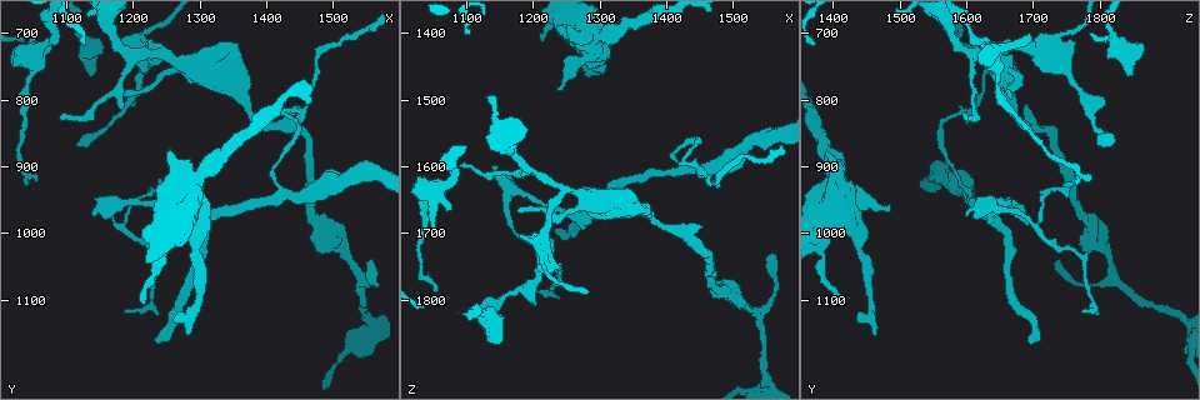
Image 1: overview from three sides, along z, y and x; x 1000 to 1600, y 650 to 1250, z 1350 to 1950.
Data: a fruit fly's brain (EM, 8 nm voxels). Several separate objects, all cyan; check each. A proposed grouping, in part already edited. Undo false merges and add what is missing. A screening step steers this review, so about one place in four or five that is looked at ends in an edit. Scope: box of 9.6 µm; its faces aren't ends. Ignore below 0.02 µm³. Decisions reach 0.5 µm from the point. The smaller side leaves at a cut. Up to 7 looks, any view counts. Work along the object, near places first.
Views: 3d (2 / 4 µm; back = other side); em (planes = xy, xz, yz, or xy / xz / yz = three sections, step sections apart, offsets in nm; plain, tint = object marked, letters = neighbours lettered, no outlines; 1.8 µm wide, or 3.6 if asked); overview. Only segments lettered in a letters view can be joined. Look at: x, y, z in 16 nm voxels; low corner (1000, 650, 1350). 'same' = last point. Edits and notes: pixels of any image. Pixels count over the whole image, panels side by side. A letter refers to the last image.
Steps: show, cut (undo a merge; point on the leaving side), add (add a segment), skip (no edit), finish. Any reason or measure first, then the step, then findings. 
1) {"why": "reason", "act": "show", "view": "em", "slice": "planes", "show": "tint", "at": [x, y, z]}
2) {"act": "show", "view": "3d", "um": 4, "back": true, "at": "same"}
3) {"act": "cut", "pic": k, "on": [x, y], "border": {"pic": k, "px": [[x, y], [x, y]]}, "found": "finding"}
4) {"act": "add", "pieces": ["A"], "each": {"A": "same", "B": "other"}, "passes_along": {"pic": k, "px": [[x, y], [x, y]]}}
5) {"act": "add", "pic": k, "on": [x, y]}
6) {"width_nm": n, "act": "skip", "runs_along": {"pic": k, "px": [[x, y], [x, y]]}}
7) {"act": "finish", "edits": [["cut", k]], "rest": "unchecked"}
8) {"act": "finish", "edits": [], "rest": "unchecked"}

{"why": "an open end", "act": "show", "view": "3d", "um": 4, "at": [1555, 1040, 1735]}

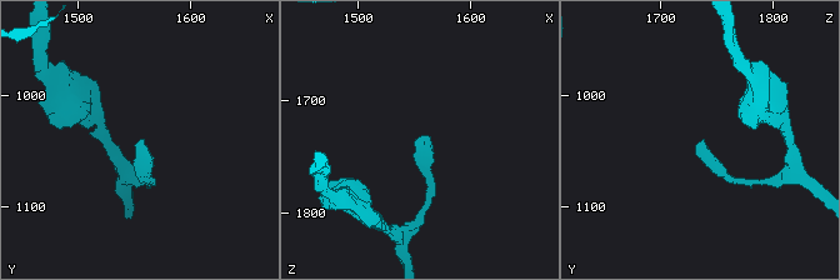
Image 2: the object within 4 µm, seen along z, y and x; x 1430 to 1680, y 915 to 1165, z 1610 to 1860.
{"act": "show", "view": "em", "slice": "planes", "show": "plain", "at": [1558, 1036, 1738]}

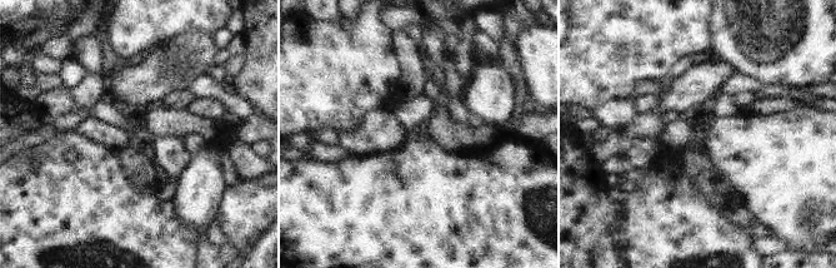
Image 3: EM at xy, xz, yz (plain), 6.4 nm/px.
{"why": "what lies round it", "act": "show", "view": "em", "slice": "planes", "show": "letters", "at": "same"}

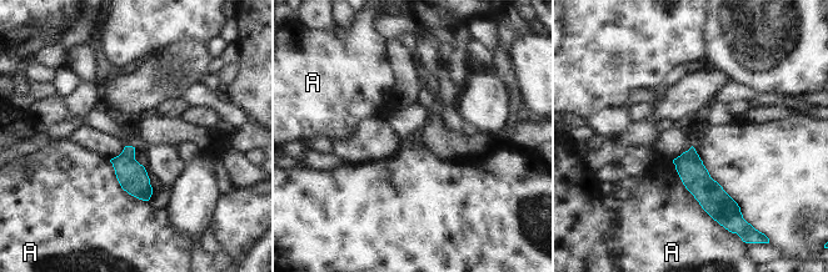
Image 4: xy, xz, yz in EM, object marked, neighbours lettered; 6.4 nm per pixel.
{"act": "skip", "each": {"A": "other"}, "border": {"pic": 4, "px": [[672, 162], [684, 187], [718, 222]]}, "found": "no lettered segment goes on from it"}

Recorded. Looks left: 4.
{"why": "free end", "act": "show", "view": "em", "slice": "xz", "step": 4, "show": "letters", "at": [1215, 1105, 1415]}

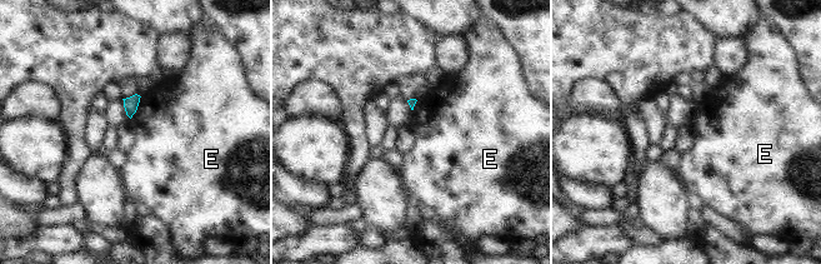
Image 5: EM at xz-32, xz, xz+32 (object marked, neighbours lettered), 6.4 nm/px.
{"act": "skip", "each": {"E": "other"}, "border": {"pic": 5, "px": [[141, 96], [136, 111], [130, 118]]}, "found": "none of them fits"}

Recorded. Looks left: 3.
{"why": "end of a long branch", "act": "show", "view": "3d", "um": 4, "at": [1230, 1165, 1700]}

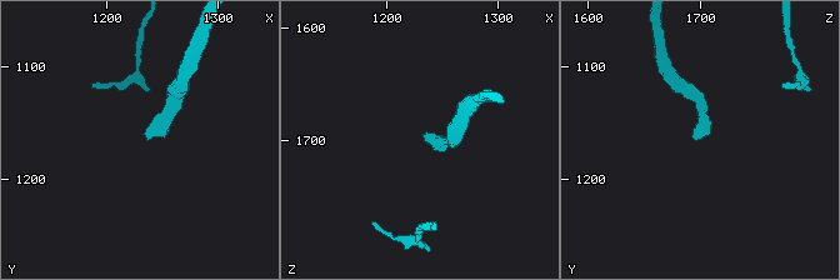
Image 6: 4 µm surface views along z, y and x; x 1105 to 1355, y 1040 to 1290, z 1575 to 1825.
{"why": "need the tissue", "act": "show", "view": "em", "slice": "xy", "step": 16, "show": "letters", "at": [1234, 1162, 1696]}

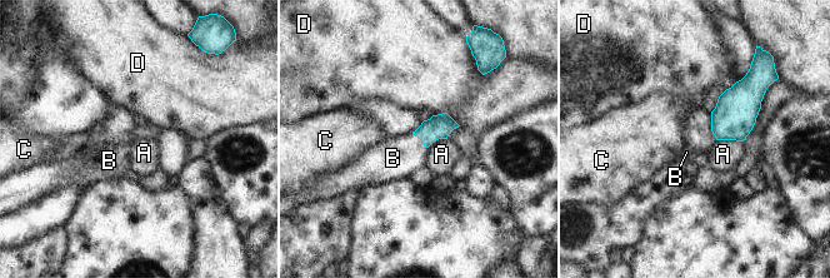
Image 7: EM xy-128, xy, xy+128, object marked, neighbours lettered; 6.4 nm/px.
{"why": "another direction", "act": "show", "view": "em", "slice": "planes", "show": "letters", "at": "same"}

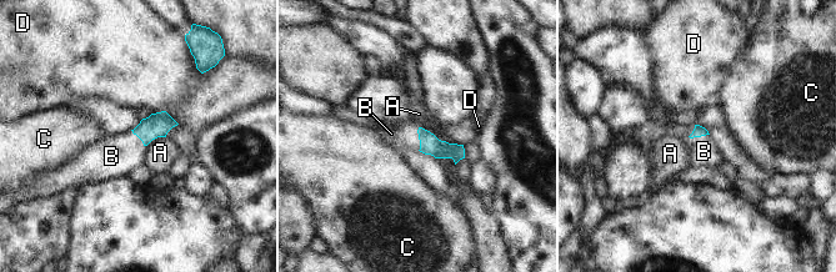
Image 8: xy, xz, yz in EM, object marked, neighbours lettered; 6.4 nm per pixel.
{"longest_contact_nm": ["A", 260], "act": "add", "pieces": ["B"], "each": {"A": "other", "B": "same", "C": "other", "D": "other"}, "found": "the neuron continues"}

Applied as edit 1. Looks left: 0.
{"act": "finish", "edits": [["add", 8]], "rest": "unchecked"}

